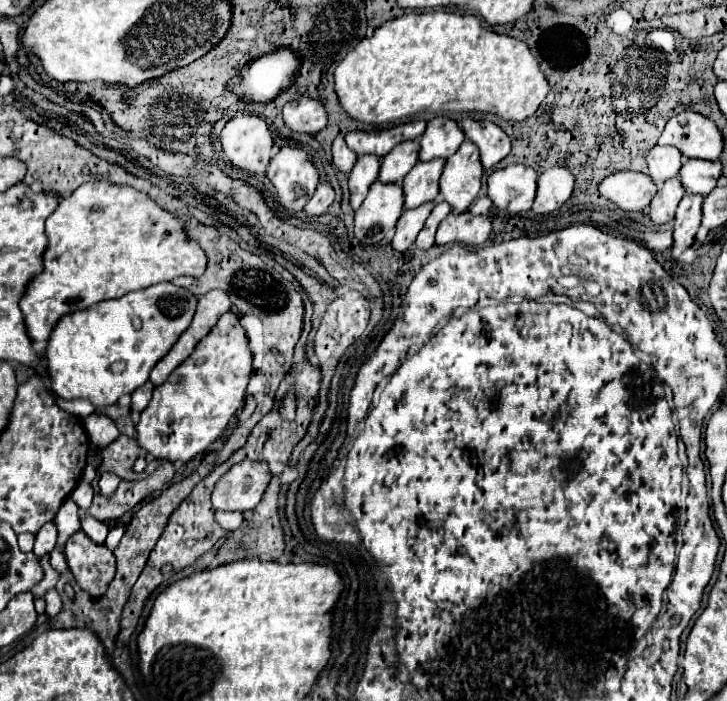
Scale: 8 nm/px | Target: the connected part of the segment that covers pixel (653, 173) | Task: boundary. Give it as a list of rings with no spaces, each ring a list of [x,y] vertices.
[[[656,145],[648,155],[646,155],[646,163],[648,163],[648,175],[652,177],[652,181],[656,185],[664,183],[666,179],[672,179],[678,175],[680,167],[682,167],[682,155],[676,147],[660,147]]]

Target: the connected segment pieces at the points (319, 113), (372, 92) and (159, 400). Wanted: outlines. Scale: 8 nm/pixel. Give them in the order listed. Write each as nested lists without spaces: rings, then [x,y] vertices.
[[[300,97],[284,105],[284,121],[294,133],[316,135],[328,123],[328,113],[322,101],[312,97]]]
[[[428,11],[406,13],[378,27],[372,37],[362,39],[334,71],[336,93],[344,111],[362,123],[388,127],[394,121],[412,117],[422,111],[490,111],[504,119],[524,121],[548,95],[548,81],[540,71],[536,57],[520,39],[494,33],[478,15]]]
[[[228,311],[218,319],[214,329],[196,345],[194,353],[176,371],[170,373],[168,381],[154,389],[152,401],[144,409],[136,425],[140,447],[156,455],[158,459],[168,459],[168,461],[190,461],[198,453],[204,453],[206,447],[222,435],[234,413],[240,407],[244,407],[246,387],[252,377],[252,371],[254,367],[252,367],[252,351],[248,347],[248,337],[240,325],[238,315]]]

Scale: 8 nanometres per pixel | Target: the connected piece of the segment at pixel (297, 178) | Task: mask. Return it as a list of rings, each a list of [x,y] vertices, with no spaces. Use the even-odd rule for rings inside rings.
[[[284,145],[276,157],[272,157],[266,177],[276,187],[278,199],[288,213],[302,211],[320,181],[318,169],[308,151],[294,145]]]

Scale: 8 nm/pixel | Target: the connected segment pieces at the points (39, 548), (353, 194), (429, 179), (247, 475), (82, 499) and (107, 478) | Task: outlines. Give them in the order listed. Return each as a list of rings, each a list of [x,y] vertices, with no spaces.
[[[48,521],[48,525],[44,525],[38,535],[36,535],[36,543],[34,543],[34,555],[36,557],[44,557],[48,553],[52,553],[52,549],[56,547],[56,539],[58,539],[58,529],[54,525],[54,521]]]
[[[360,155],[356,165],[352,167],[350,171],[350,177],[348,177],[348,187],[350,187],[350,205],[352,209],[356,211],[362,201],[366,199],[368,195],[368,189],[370,185],[376,181],[378,177],[378,171],[380,171],[380,159],[376,155]]]
[[[434,159],[434,161],[418,161],[408,177],[404,177],[402,187],[404,187],[404,197],[406,209],[414,209],[426,201],[436,201],[438,199],[438,181],[444,169],[444,159]]]
[[[242,461],[234,465],[214,487],[212,503],[218,511],[248,511],[254,509],[268,483],[272,473],[268,471],[266,461]]]
[[[80,481],[80,483],[78,483],[78,487],[74,489],[74,493],[72,493],[70,497],[72,497],[72,501],[74,501],[81,510],[86,511],[92,504],[94,489],[92,489],[92,485],[90,485],[90,483]]]
[[[104,473],[102,477],[100,477],[100,491],[104,493],[104,495],[112,495],[114,491],[116,491],[116,487],[118,487],[118,483],[120,483],[120,477],[116,477],[114,473]]]

